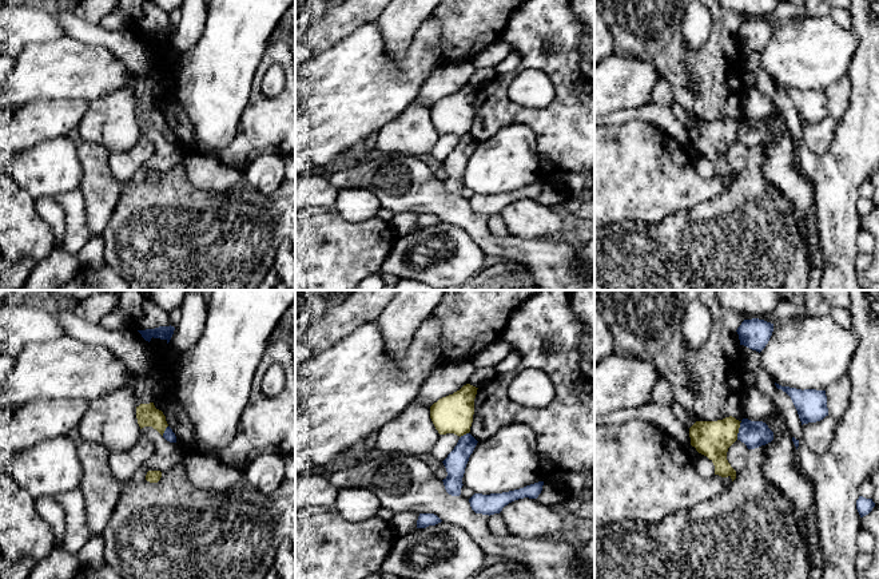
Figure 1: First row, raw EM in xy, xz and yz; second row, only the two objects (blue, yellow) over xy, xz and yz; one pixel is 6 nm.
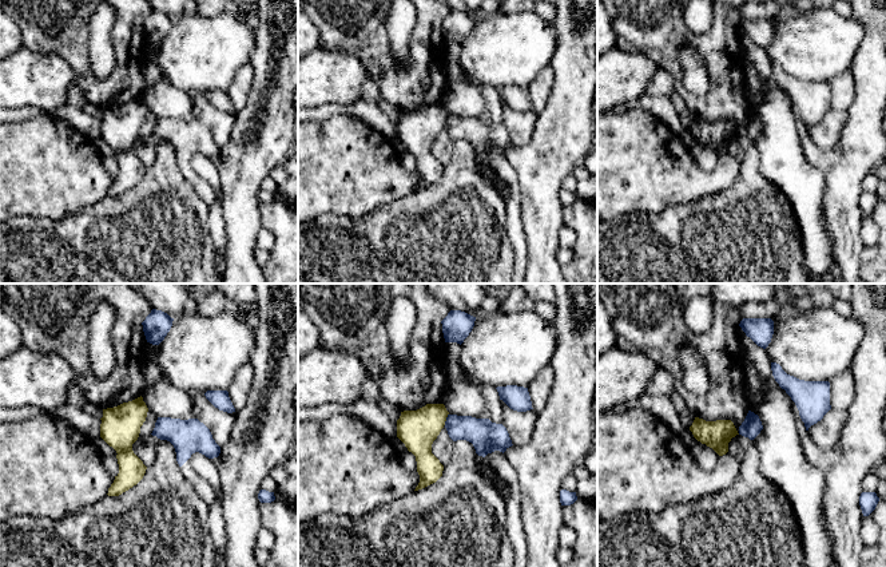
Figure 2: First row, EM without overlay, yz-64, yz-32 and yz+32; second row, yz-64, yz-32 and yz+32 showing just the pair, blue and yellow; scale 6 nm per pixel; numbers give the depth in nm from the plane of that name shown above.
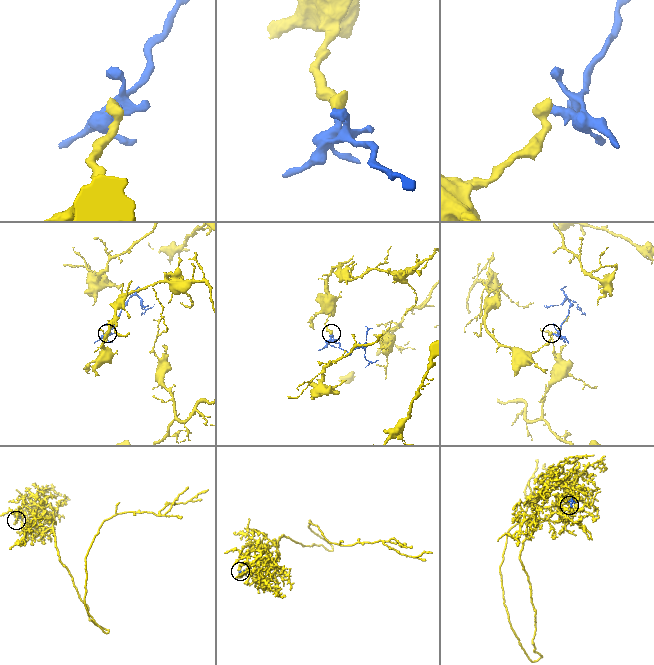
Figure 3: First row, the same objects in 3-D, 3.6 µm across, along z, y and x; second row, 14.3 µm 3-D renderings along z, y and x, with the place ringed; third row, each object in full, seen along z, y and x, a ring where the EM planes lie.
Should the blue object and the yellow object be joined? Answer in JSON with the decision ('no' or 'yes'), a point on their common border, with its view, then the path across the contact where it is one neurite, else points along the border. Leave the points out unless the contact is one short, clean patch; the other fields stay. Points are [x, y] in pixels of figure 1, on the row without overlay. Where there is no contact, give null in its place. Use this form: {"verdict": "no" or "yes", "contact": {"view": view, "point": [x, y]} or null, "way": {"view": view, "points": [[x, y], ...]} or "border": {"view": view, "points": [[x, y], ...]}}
{"verdict": "no", "contact": {"view": "yz", "point": [739, 131]}, "border": {"view": "yz", "points": [[742, 122], [736, 139]]}}

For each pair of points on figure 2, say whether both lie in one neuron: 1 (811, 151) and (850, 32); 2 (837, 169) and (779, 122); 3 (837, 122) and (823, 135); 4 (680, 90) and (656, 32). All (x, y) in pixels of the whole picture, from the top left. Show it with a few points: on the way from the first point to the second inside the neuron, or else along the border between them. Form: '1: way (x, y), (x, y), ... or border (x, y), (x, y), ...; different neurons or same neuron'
1: border (861, 39), (853, 64), (849, 68); different neurons
2: border (799, 135), (806, 159), (817, 169); different neurons
3: way (834, 125), (826, 133); same neuron
4: way (678, 75), (672, 67), (671, 47); same neuron

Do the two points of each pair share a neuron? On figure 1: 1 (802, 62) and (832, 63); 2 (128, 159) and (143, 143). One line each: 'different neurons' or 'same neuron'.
1: same neuron
2: same neuron

